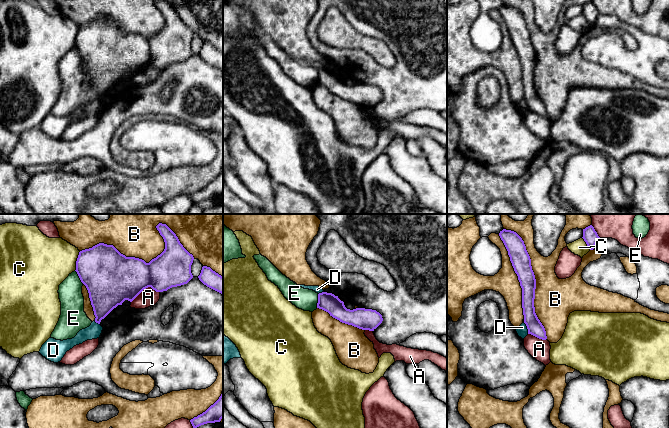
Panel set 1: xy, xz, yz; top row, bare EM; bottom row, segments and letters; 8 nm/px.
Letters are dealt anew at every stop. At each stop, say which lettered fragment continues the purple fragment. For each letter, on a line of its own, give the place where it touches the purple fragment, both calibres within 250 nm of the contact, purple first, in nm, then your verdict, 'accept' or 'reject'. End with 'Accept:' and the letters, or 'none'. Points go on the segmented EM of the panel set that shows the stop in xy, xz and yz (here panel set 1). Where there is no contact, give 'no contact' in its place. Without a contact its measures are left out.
A: contact xy (145, 288); calibres 380 and 150 nm; reject
B: contact xy (155, 258); calibres 300 and 360 nm; reject
C: contact xy (76, 261); calibres 400 and 400 nm; reject
D: contact yz (527, 328); calibres 120 and 90 nm; reject
E: contact xz (318, 301); calibres 150 and 170 nm; reject
Accept: none

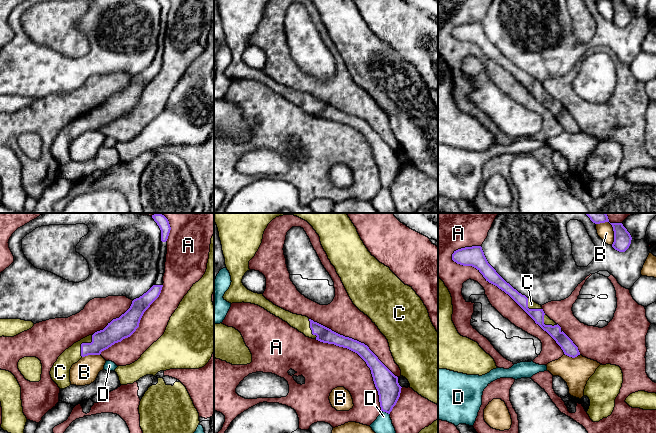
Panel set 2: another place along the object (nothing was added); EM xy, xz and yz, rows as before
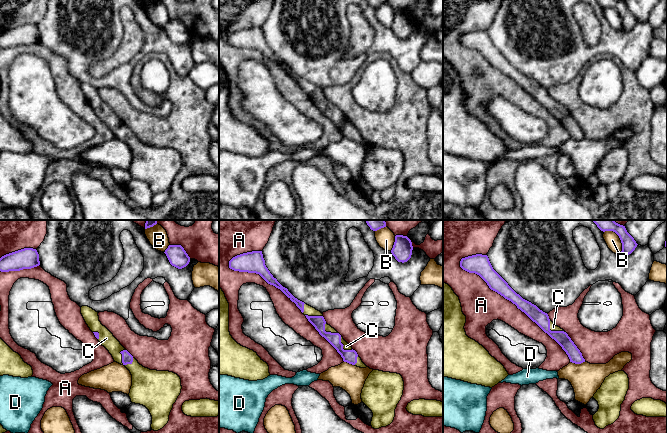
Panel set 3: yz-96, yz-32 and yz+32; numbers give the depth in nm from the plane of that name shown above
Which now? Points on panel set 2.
A: contact yz (506, 293); calibres 110 and 160 nm; reject
B: contact yz (613, 228); calibres 140 and 130 nm; reject
C: contact xy (83, 343); calibres 160 and 140 nm; accept
D: contact xz (385, 411); calibres 190 and 140 nm; reject
Accept: C

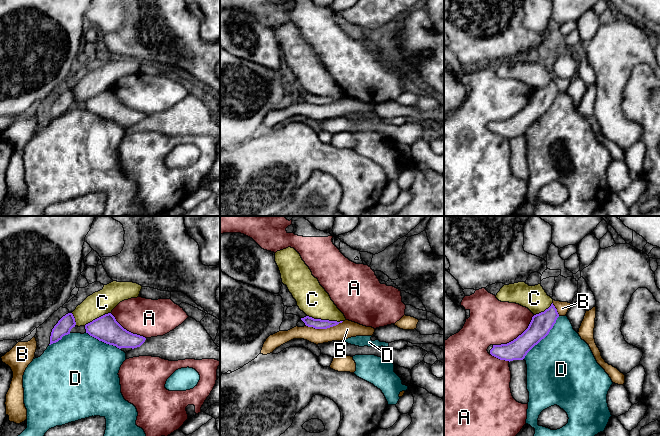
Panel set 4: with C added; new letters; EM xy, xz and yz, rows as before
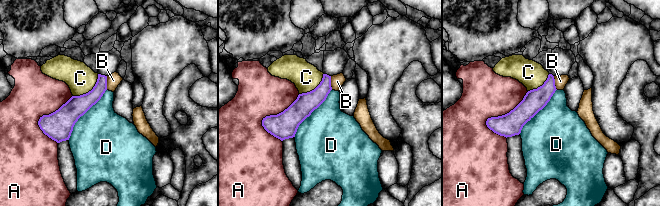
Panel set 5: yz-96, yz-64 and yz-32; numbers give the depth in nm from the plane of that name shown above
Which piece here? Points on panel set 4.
A: contact yz (517, 337); calibres 170 and 360 nm; reject
B: contact xz (324, 328); calibres 80 and 140 nm; reject
C: contact xz (325, 320); calibres 80 and 240 nm; accept
D: contact yz (543, 338); calibres 170 and 500 nm; reject
Accept: C

